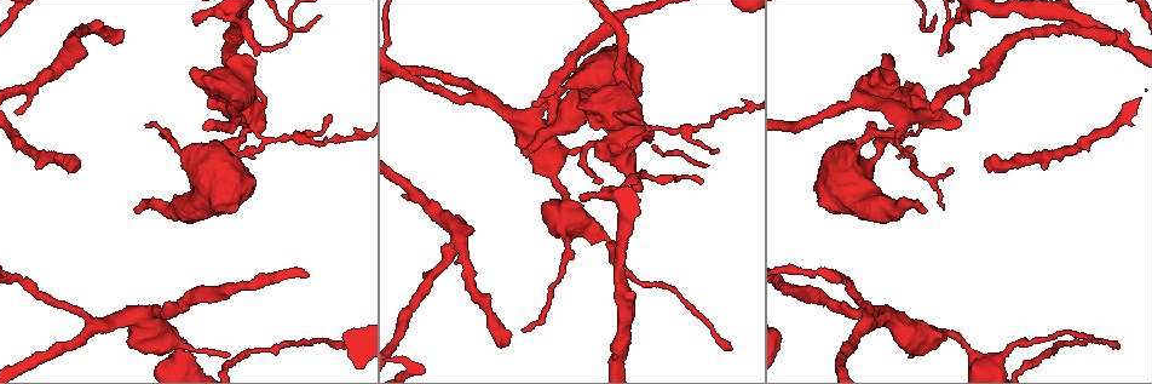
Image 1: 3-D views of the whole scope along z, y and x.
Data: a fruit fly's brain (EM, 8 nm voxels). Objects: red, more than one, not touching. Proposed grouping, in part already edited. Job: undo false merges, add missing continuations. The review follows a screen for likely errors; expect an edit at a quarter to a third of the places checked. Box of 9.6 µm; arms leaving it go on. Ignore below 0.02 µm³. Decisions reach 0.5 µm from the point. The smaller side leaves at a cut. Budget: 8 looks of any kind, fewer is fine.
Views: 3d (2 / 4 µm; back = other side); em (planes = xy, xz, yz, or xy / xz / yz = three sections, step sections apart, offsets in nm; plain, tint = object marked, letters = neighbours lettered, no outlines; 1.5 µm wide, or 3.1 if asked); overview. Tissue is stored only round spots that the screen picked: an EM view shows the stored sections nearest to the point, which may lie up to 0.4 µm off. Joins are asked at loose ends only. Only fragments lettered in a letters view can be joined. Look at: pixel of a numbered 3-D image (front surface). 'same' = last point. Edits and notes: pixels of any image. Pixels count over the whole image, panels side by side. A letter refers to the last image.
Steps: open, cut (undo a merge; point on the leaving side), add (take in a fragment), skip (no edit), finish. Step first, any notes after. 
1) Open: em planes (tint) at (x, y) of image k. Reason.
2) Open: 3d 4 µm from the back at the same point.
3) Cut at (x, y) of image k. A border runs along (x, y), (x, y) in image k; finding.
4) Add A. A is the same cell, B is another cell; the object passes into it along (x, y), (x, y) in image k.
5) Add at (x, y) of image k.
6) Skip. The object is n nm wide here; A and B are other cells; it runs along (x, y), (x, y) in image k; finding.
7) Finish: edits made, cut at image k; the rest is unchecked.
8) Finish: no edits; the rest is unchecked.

Open: 3d 2 µm at (624, 112) of image 1. Stops while still wide.

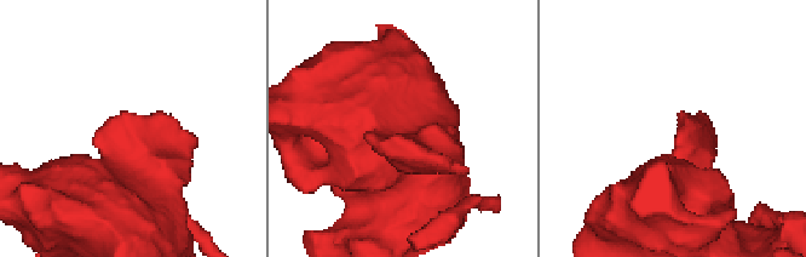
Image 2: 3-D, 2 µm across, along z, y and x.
Open: em planes (letters) at (680, 115) of image 2.

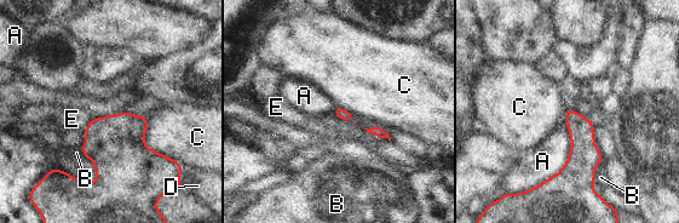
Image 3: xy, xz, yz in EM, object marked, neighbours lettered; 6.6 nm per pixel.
Skip. A, B, C, D and E are other cells; a border runs along (143, 115), (145, 144), (176, 160) in image 3; none of them fits.

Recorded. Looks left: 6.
Open: 3d 4 µm at (898, 136) of image 1. Looks like a crossing.

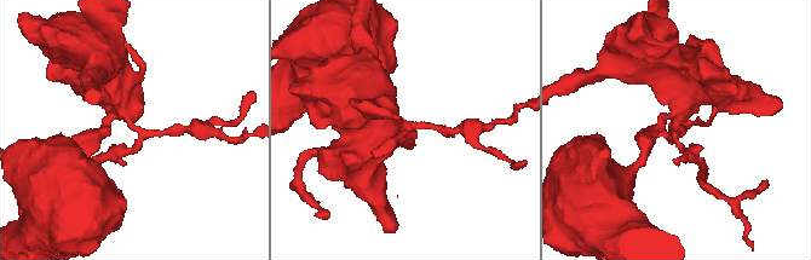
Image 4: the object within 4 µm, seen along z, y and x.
Open: em planes (tint) at (675, 129) of image 4. 4 arms meet here; now the EM.

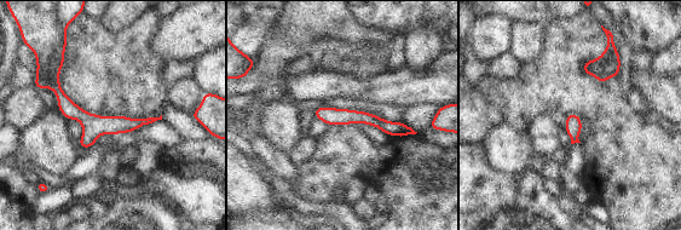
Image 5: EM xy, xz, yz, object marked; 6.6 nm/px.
Open: em planes (letters) at the same point. What lies round it.

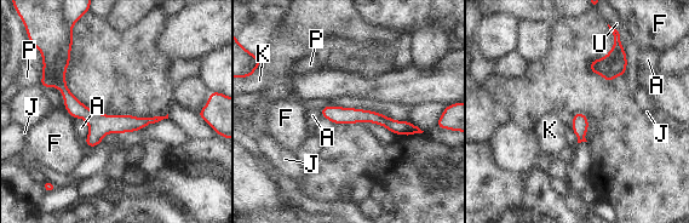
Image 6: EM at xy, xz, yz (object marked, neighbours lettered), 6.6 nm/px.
Cut at (51, 35) of image 6. The object is 110 nm wide here; A, F, J, K, P and U are other cells; a border runs along (61, 53), (64, 64), (56, 86) in image 6; two neurons meet here.

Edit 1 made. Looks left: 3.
Open: em xz step 4 (letters) at (1120, 347) of image 1. Long arm stops here.

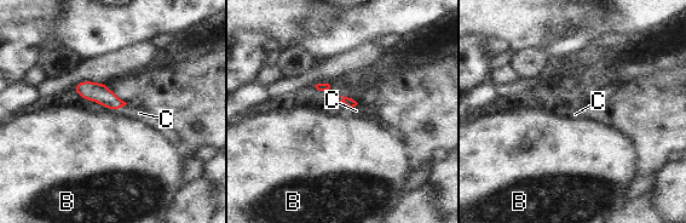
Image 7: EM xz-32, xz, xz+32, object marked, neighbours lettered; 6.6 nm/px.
Open: em planes (letters) at the same point.

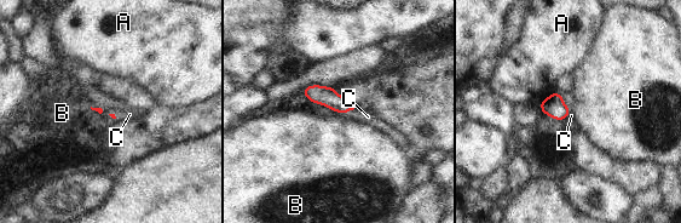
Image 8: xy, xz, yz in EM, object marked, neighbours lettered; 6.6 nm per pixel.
Add C. C is the same cell, A and B are other cells; the object passes into it along (325, 96), (344, 113), (368, 116) in image 8; the neuron continues.

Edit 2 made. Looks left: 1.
Finish: edits made, cut at image 6, add at image 8; the rest is unchecked.

